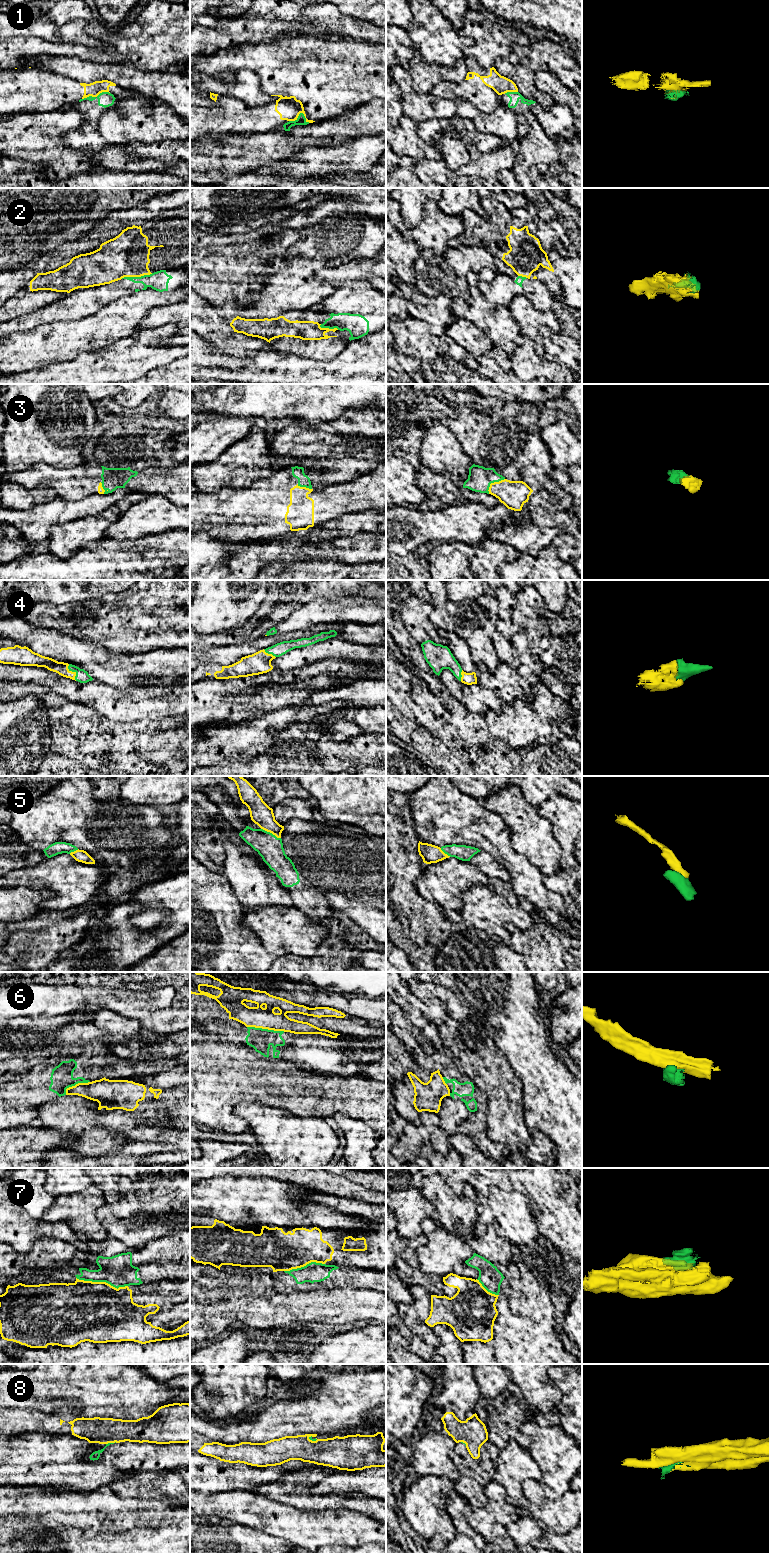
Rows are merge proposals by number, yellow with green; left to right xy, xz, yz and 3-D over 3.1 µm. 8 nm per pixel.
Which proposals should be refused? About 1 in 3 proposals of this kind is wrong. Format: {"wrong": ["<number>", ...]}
{"wrong": ["1", "2", "6", "7", "8"]}

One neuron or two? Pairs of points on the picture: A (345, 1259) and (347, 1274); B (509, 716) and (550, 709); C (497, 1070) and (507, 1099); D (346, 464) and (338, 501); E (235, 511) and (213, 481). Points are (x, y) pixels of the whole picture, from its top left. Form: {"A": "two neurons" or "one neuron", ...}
{"A": "two neurons", "B": "two neurons", "C": "one neuron", "D": "two neurons", "E": "two neurons"}

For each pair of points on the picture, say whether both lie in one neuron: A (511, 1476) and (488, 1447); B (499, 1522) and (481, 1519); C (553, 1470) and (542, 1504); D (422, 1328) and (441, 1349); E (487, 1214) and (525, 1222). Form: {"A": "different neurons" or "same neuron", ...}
{"A": "different neurons", "B": "same neuron", "C": "different neurons", "D": "different neurons", "E": "same neuron"}

